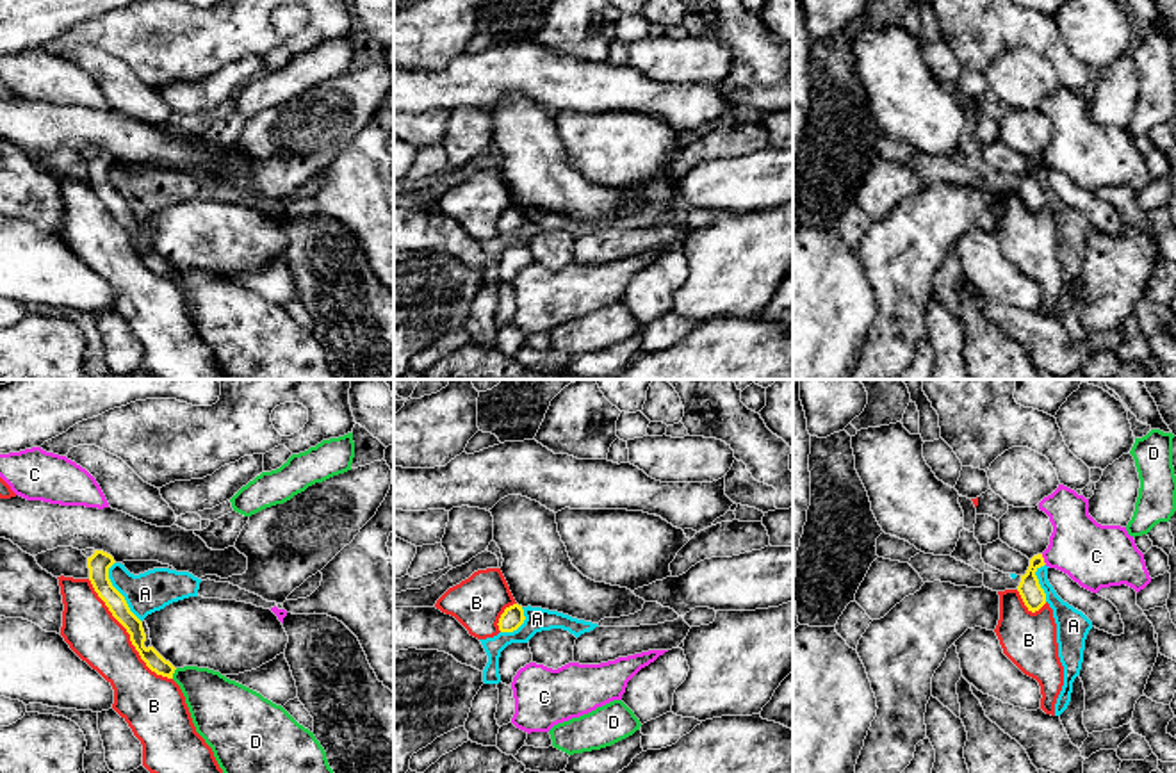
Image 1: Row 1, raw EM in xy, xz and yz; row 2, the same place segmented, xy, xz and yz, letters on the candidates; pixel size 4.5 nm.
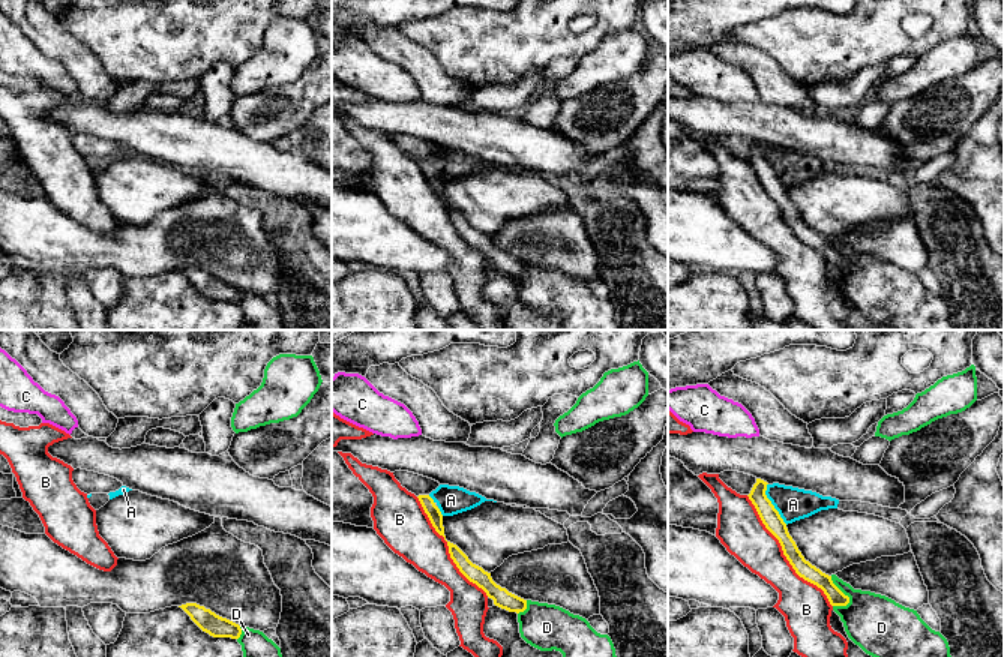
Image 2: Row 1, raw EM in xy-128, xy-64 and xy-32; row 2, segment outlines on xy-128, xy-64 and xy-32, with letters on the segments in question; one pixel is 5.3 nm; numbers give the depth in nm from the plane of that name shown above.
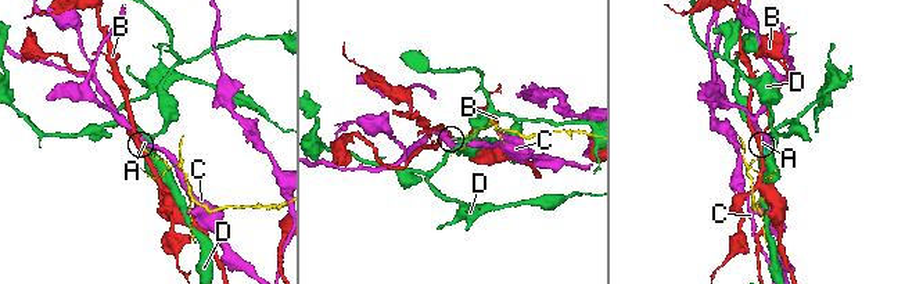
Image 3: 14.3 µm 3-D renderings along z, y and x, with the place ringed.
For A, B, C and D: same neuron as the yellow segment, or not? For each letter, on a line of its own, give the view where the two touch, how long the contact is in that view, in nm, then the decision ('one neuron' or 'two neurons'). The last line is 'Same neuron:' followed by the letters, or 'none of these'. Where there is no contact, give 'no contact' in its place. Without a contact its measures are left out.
A: contact in xy; length 300 nm; two neurons
B: contact in xy; length 600 nm; two neurons
C: contact in yz; length 50 nm; two neurons
D: contact in xy; length 50 nm; two neurons
Same neuron: none of these

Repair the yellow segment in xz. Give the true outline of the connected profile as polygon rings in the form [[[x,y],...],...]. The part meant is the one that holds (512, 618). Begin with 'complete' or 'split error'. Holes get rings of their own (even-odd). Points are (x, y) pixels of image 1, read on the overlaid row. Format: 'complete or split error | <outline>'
complete | [[[513,604],[504,609],[504,613],[499,618],[499,631],[501,632],[513,632],[524,623],[524,609],[519,604]]]

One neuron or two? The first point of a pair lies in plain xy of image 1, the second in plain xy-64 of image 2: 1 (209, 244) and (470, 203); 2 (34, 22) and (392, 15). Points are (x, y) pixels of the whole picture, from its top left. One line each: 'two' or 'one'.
1: one
2: one

